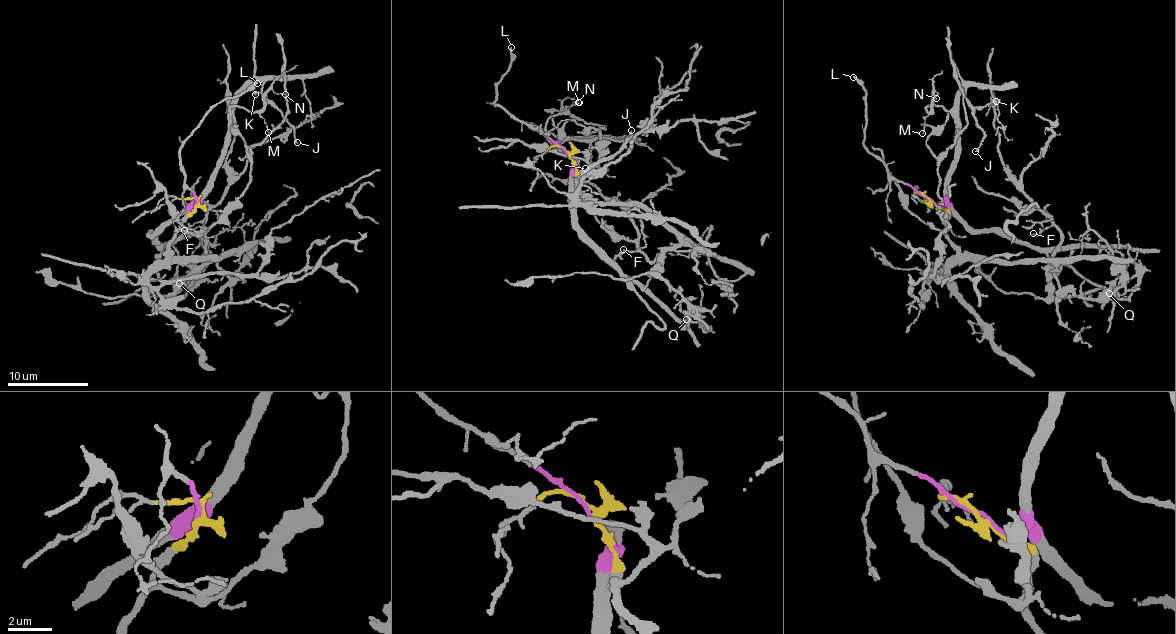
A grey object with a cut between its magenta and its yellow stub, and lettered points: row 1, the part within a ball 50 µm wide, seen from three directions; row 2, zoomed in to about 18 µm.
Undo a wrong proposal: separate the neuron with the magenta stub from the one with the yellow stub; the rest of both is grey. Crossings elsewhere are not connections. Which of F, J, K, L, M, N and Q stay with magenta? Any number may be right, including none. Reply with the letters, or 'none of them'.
J, K, L, M, N

